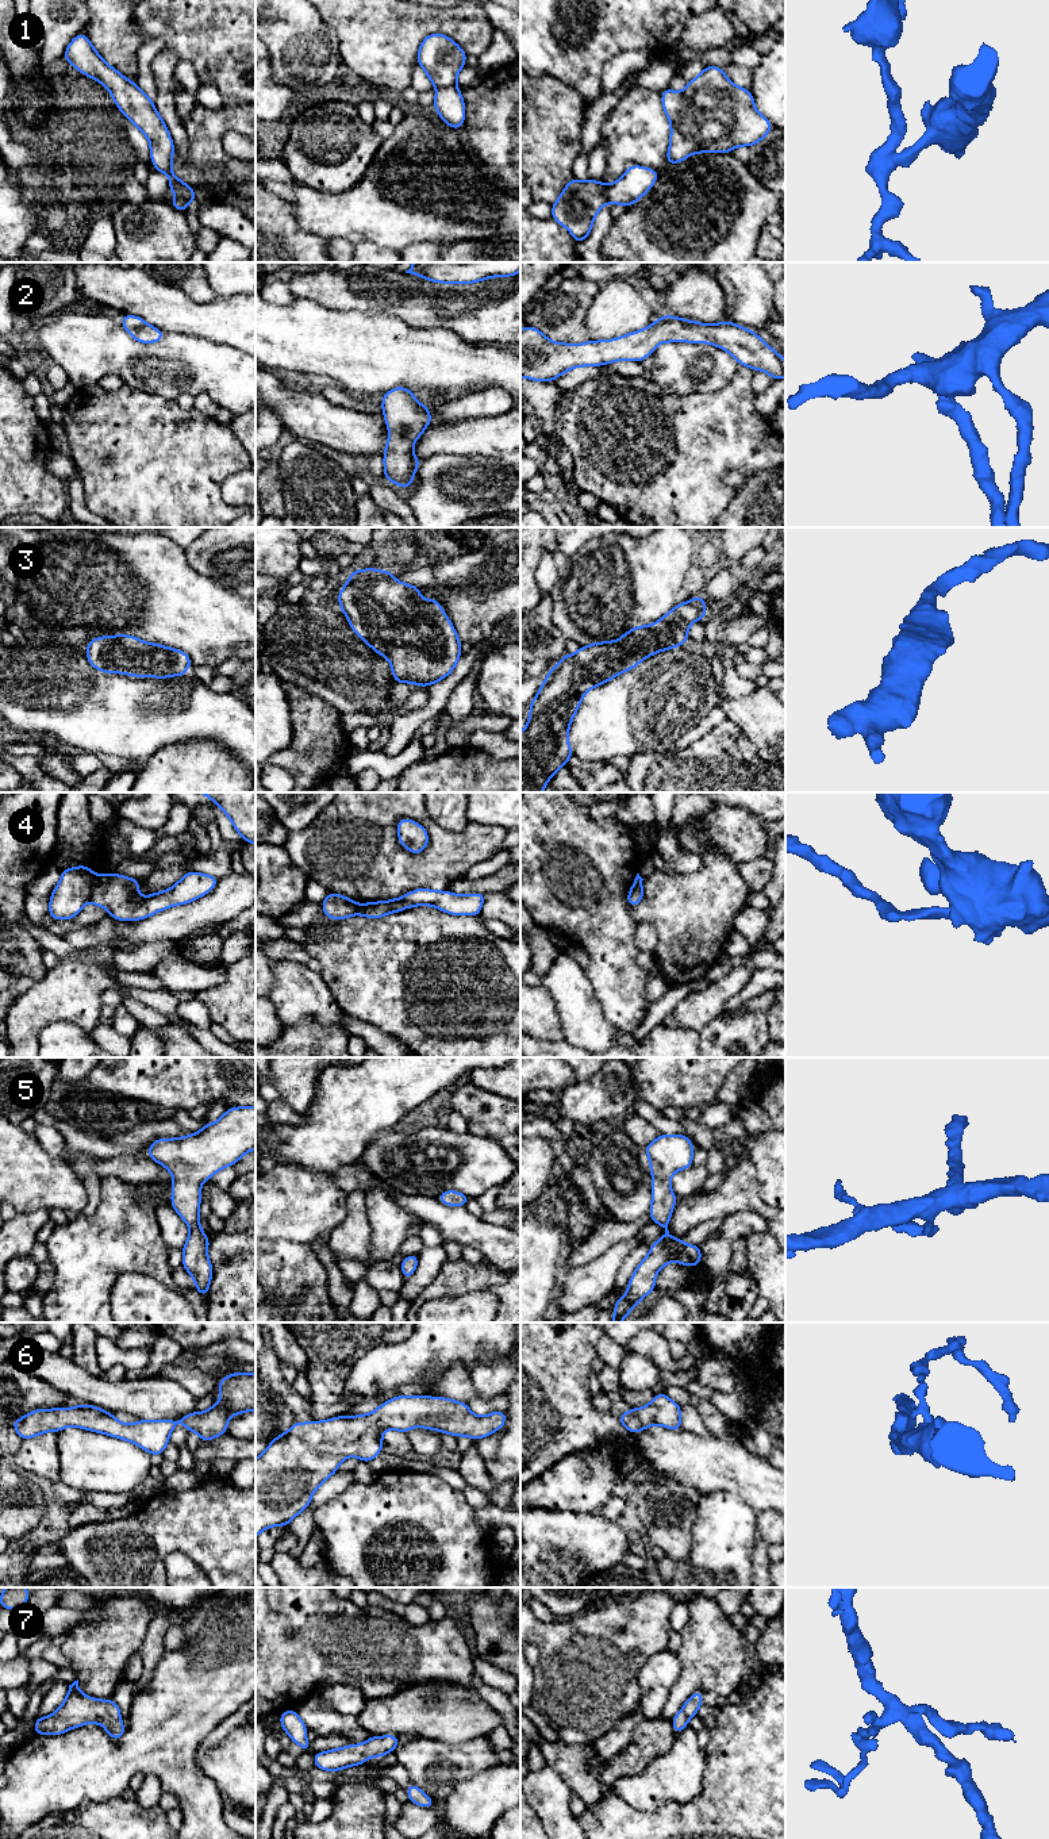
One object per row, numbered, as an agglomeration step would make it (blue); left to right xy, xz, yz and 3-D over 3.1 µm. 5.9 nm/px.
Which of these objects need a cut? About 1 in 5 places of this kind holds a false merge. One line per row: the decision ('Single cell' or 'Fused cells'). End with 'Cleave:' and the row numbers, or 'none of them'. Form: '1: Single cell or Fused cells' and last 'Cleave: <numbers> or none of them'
1: Fused cells
2: Single cell
3: Single cell
4: Fused cells
5: Single cell
6: Single cell
7: Single cell
Cleave: 1, 4

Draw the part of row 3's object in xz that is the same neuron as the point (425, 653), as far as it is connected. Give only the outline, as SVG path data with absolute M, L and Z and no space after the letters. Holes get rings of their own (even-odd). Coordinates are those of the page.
M356 569L338 594L353 631L389 660L396 683L429 687L452 673L461 657L456 629L438 600L420 600L420 587L393 579L393 572Z

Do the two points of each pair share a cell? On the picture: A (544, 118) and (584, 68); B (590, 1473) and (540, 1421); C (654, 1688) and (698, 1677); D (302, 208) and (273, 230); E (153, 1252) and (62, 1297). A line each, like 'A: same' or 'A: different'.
A: different
B: different
C: different
D: different
E: same

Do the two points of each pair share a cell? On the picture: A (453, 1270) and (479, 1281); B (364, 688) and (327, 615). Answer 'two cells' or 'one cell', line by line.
A: one cell
B: one cell

